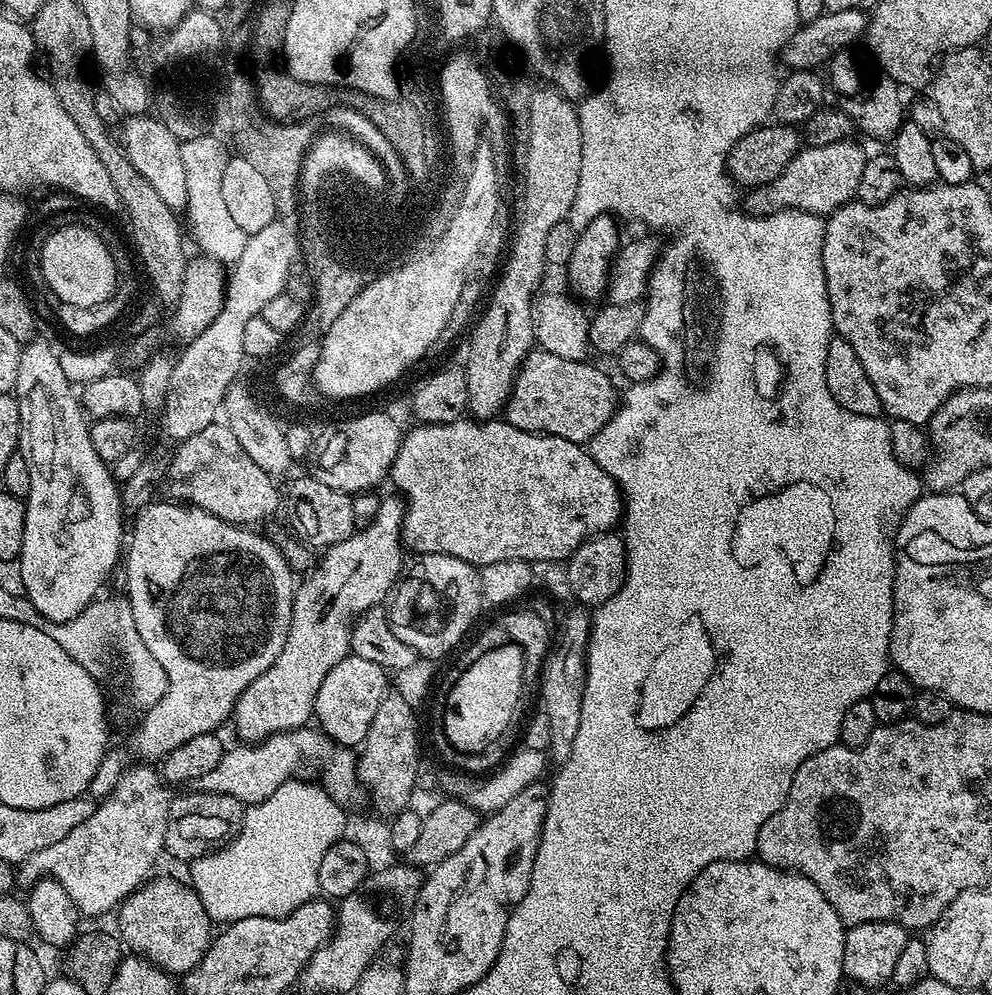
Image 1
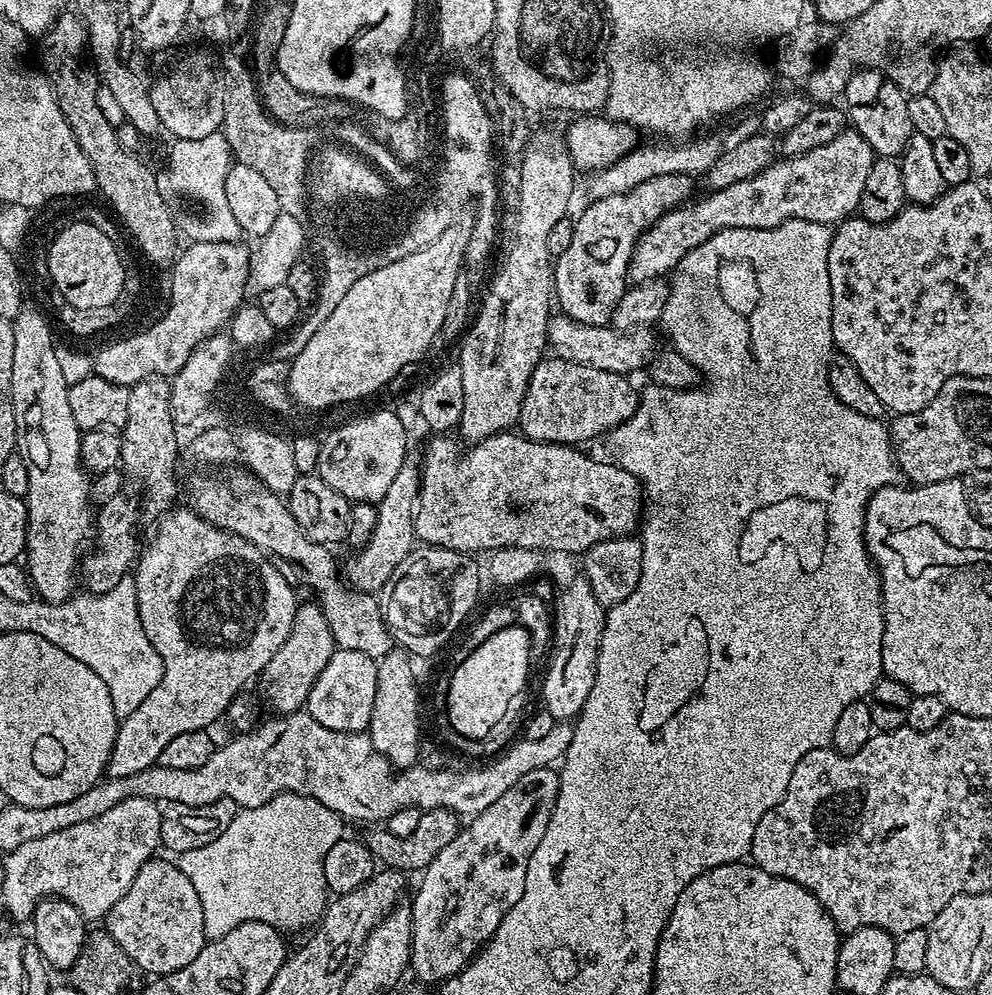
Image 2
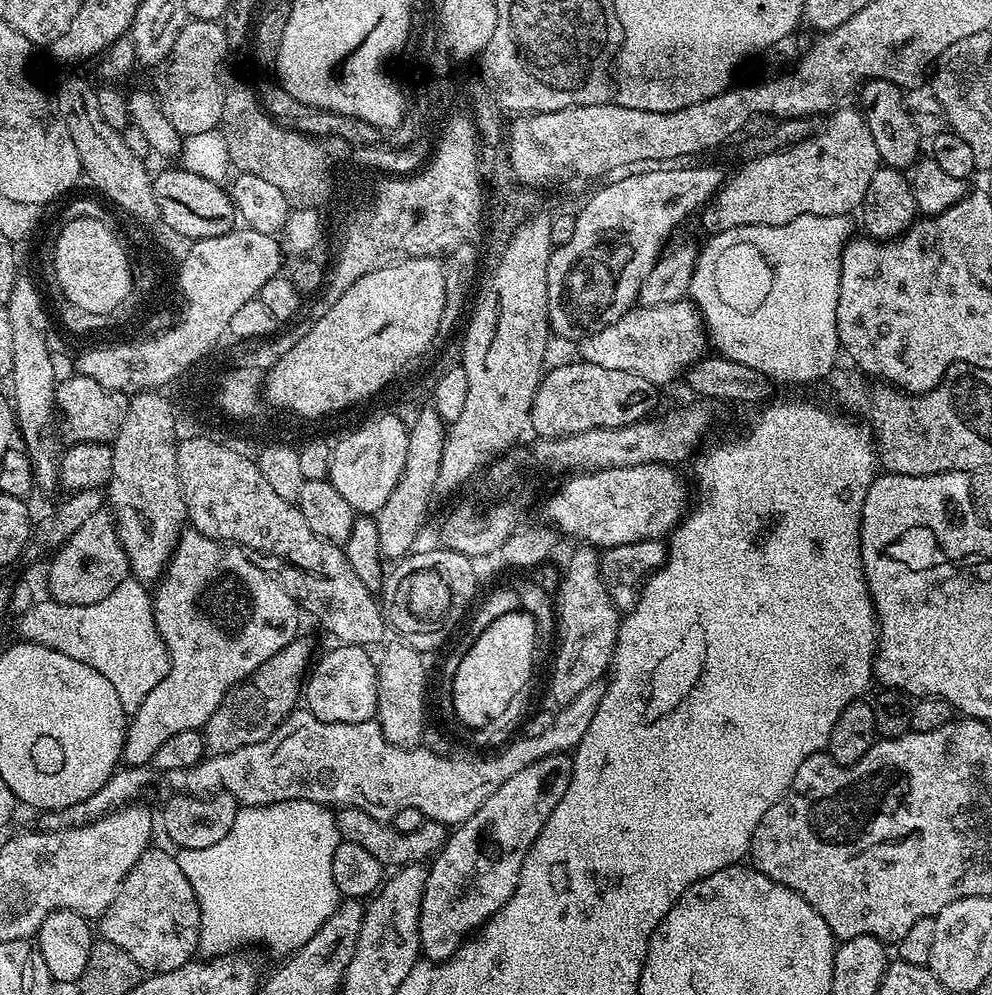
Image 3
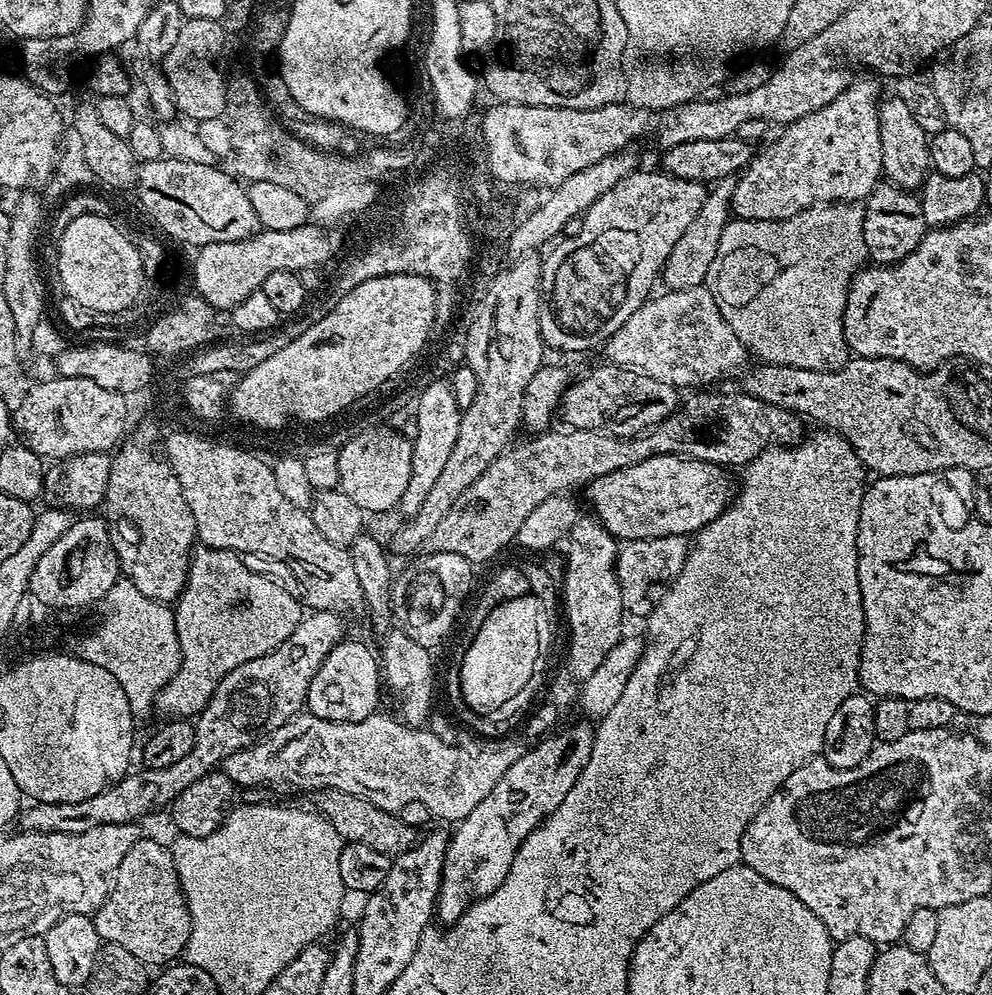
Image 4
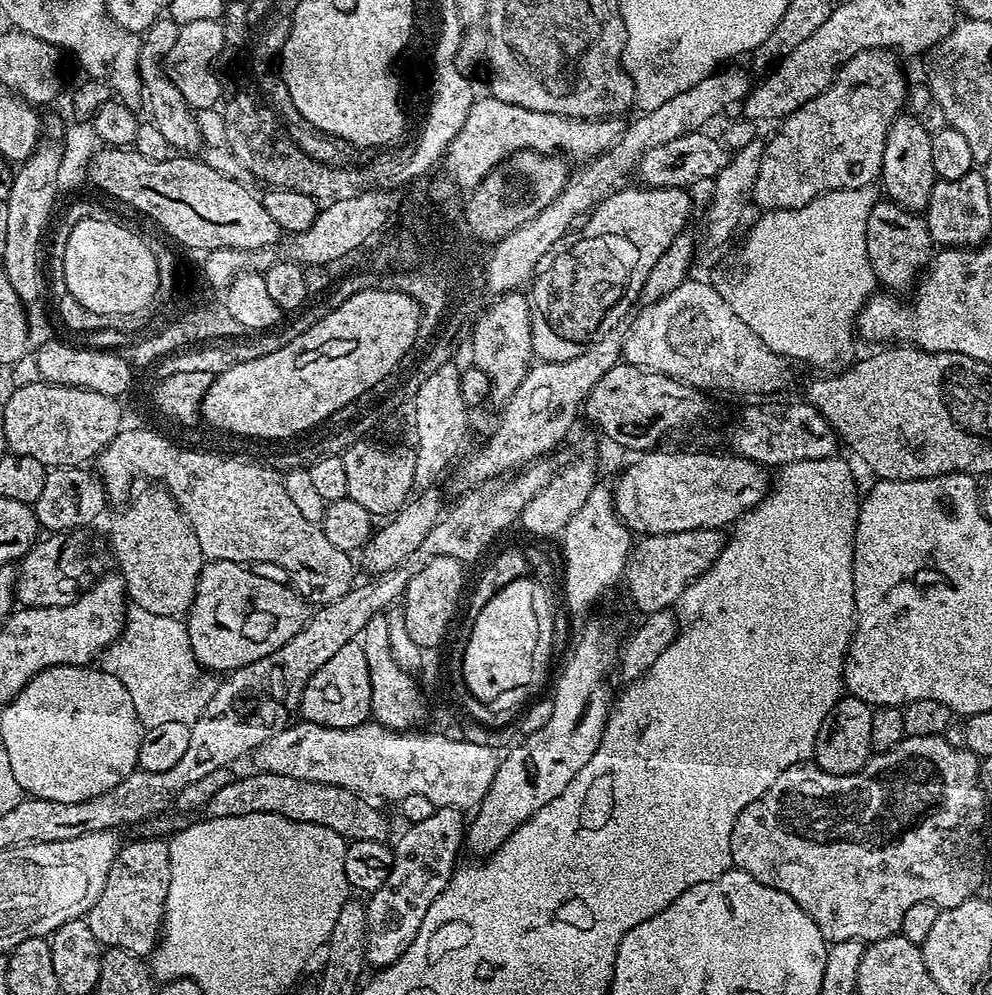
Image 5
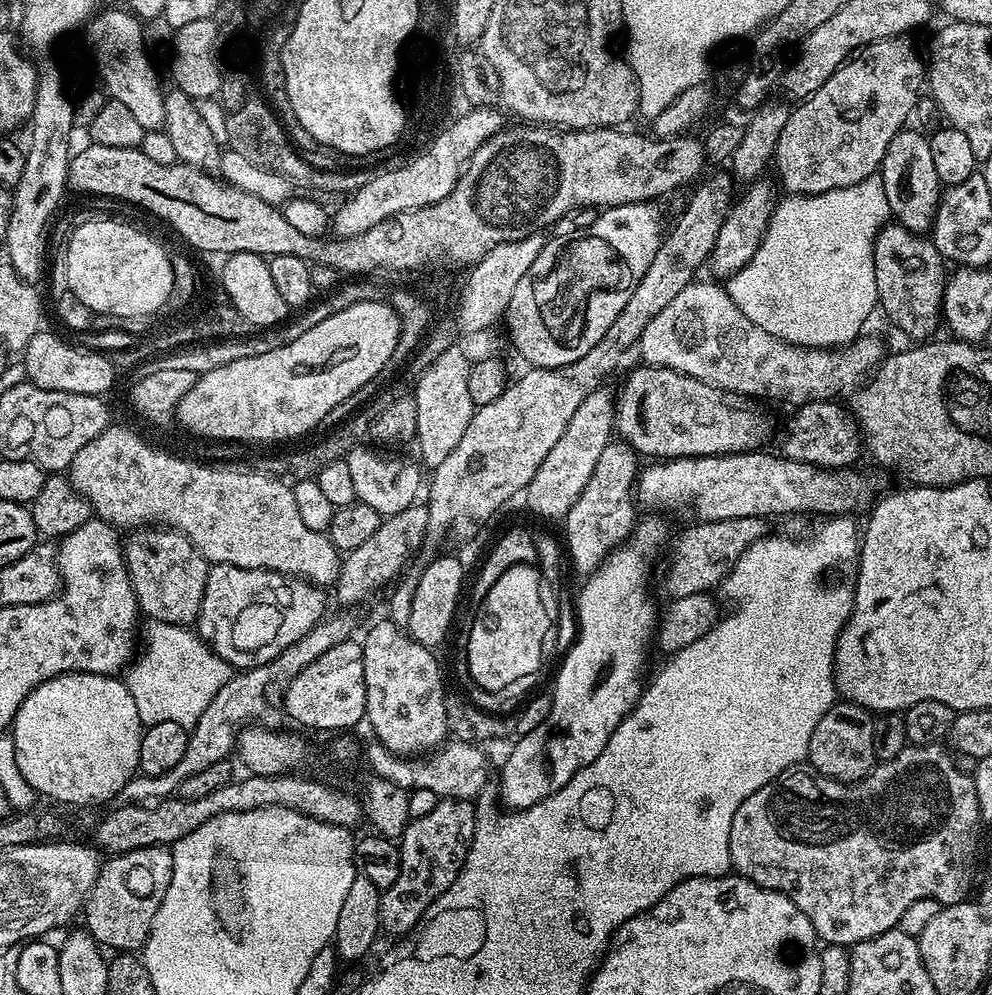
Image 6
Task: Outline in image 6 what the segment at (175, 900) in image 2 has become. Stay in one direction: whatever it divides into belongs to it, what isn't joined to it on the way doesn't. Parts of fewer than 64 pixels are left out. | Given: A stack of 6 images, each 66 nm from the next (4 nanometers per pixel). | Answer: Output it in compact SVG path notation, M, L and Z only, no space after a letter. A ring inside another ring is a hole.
M171 847L139 848L109 855L101 863L98 878L84 901L82 917L88 923L86 930L105 949L116 948L112 950L120 952L143 949L171 877Z

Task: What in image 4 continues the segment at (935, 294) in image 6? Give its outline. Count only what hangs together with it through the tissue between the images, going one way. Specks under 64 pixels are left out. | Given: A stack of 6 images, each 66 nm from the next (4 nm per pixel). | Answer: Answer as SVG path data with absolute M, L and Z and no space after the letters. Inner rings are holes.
M881 182L873 187L862 207L865 253L877 265L892 266L899 263L917 248L928 231L919 199L907 189L899 188L891 182Z

